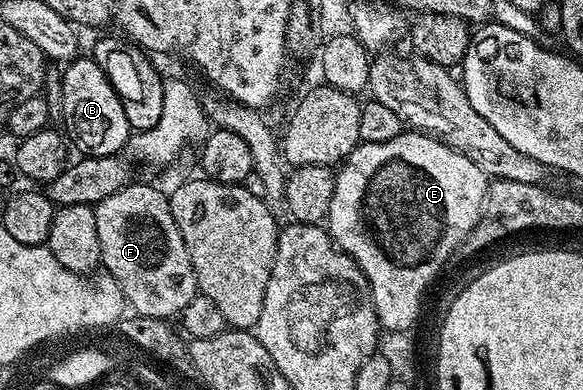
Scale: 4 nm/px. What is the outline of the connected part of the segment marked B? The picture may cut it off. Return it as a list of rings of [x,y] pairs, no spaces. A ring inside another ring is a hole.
[[[77,56],[63,67],[61,76],[63,121],[68,122],[66,134],[81,151],[90,157],[119,155],[127,147],[130,127],[122,100],[114,92],[106,72],[91,56]]]

